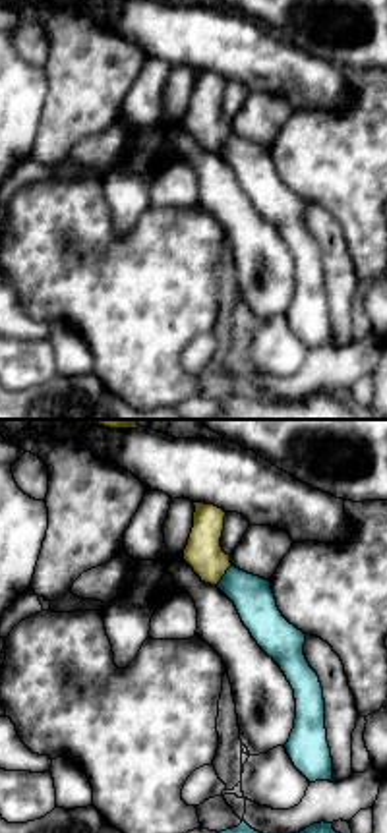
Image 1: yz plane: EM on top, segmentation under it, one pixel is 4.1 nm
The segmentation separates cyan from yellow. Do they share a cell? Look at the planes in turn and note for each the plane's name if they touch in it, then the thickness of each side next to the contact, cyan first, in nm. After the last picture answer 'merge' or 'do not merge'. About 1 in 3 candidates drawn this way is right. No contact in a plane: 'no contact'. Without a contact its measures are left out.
yz | 170/160 nm

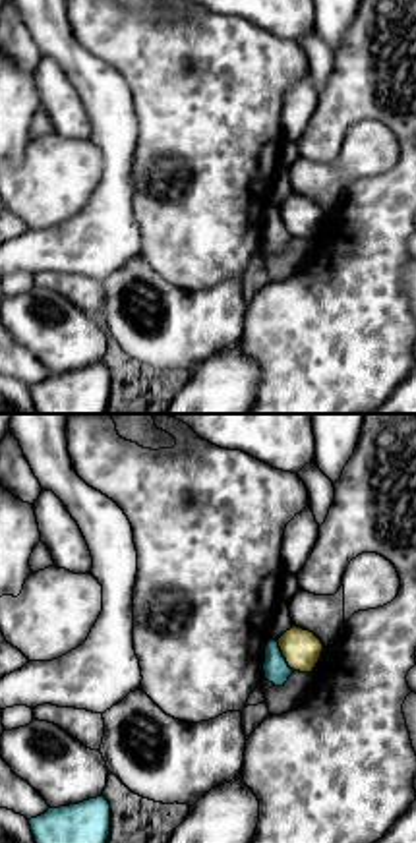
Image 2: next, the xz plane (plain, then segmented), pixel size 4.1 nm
xz | 110/160 nm

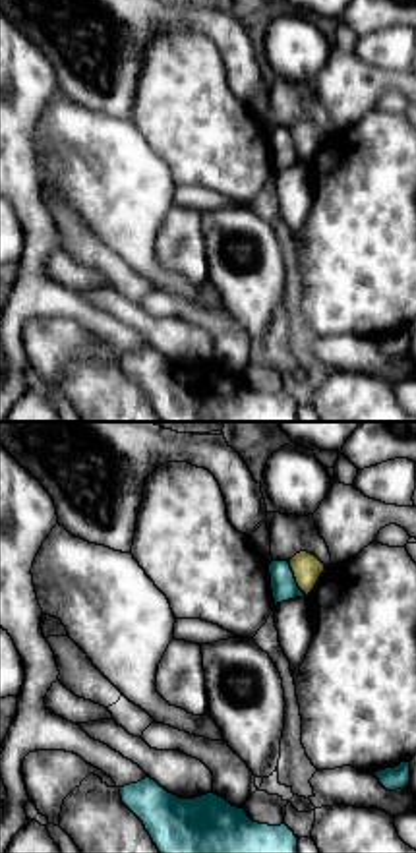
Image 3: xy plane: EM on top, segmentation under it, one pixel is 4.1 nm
xy | 110/120 nm

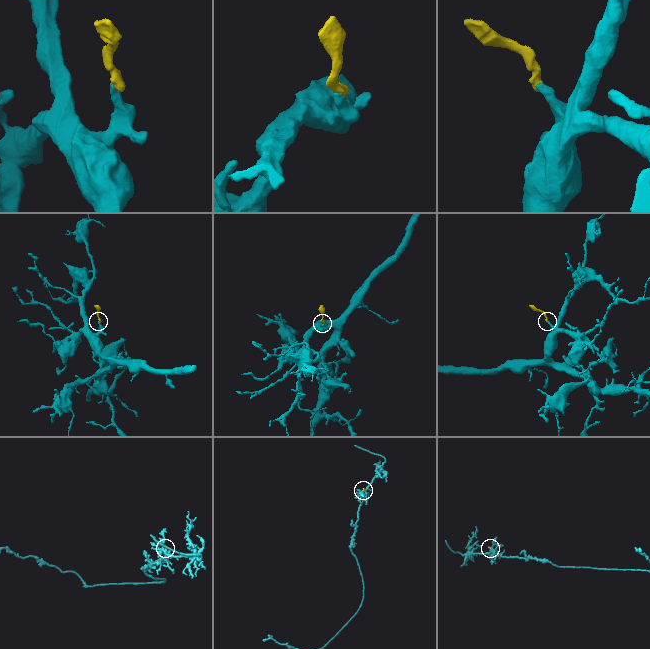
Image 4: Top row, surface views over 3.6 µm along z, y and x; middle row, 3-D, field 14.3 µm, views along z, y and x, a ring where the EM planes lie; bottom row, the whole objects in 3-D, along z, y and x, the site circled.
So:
do not merge

